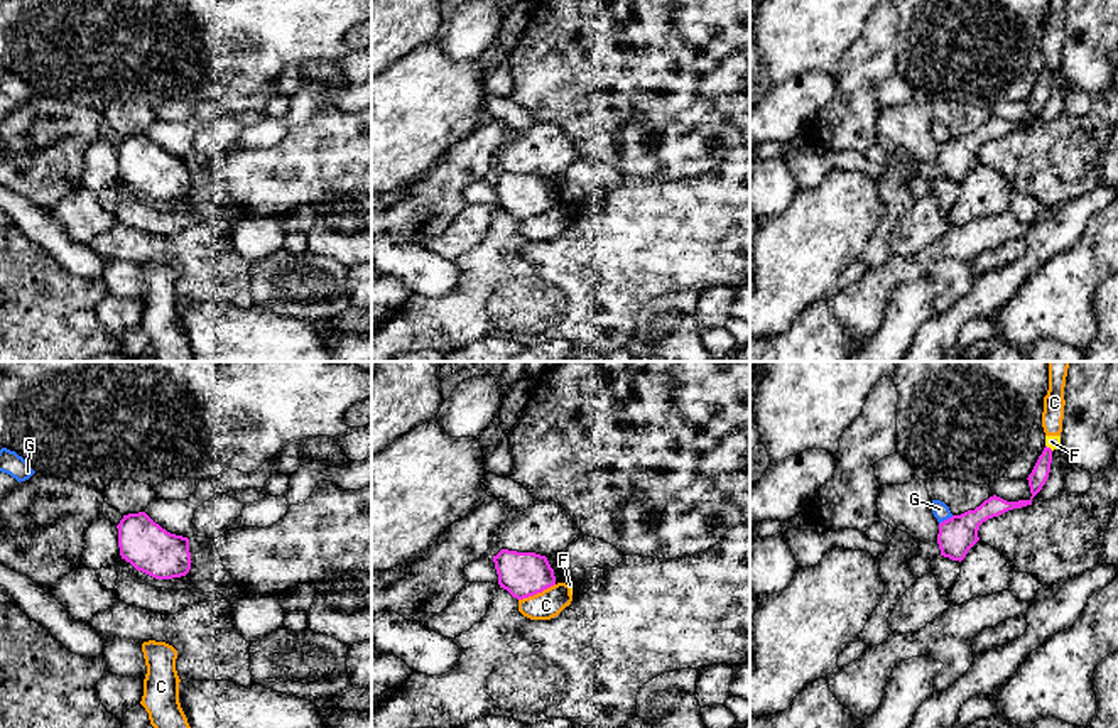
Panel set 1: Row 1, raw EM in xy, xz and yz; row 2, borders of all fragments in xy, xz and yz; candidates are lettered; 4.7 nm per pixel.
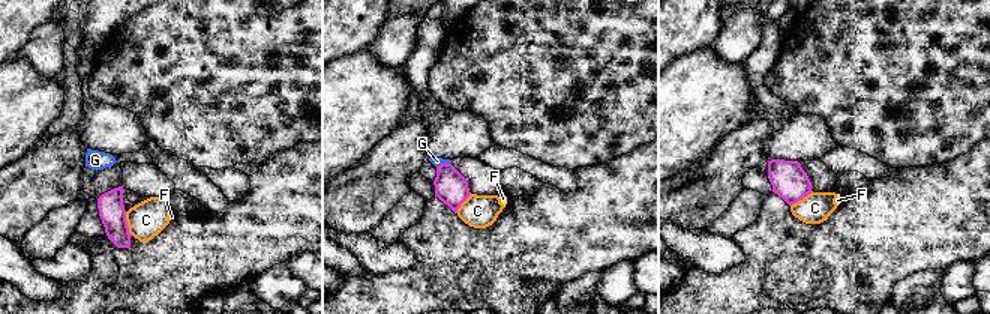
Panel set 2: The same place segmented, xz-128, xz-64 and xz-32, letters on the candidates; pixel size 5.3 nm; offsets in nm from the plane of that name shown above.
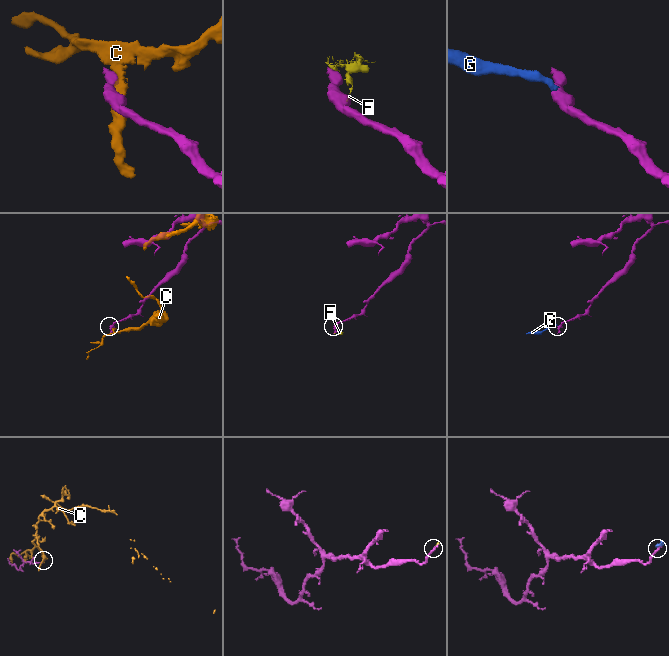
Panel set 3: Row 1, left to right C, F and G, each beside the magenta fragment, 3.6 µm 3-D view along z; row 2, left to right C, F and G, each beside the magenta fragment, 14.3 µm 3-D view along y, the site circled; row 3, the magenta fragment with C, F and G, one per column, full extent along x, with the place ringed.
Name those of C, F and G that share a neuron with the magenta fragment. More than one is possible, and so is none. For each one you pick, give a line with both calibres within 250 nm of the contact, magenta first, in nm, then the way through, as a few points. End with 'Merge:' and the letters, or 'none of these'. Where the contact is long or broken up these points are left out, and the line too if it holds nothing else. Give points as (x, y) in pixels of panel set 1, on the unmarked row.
Merge: none of these

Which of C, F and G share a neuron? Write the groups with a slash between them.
C F / G

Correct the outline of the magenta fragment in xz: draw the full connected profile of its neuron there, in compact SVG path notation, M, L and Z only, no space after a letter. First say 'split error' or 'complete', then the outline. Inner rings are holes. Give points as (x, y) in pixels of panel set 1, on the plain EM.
complete; M502 171L493 177L500 209L524 221L556 206L554 191L545 177Z

